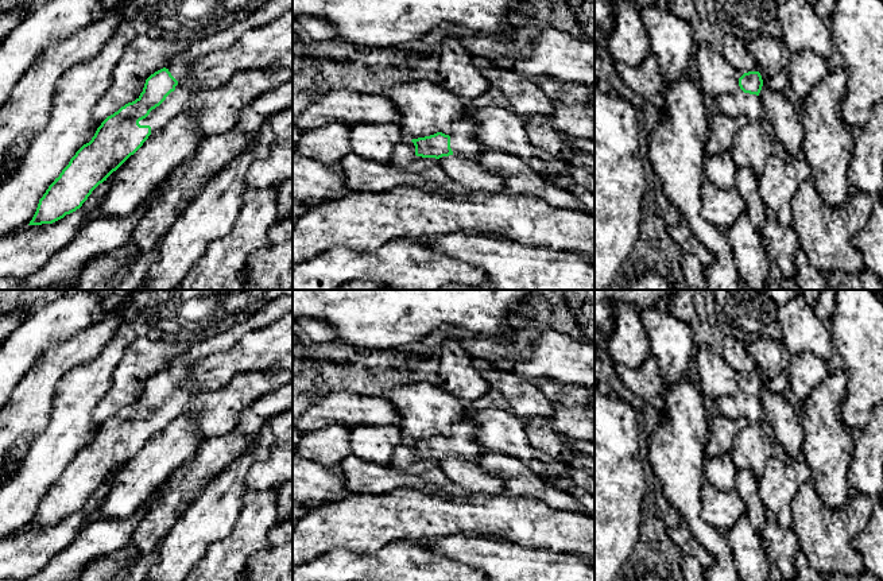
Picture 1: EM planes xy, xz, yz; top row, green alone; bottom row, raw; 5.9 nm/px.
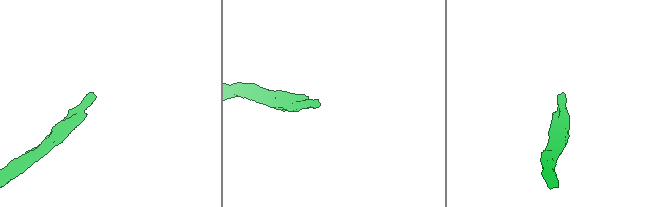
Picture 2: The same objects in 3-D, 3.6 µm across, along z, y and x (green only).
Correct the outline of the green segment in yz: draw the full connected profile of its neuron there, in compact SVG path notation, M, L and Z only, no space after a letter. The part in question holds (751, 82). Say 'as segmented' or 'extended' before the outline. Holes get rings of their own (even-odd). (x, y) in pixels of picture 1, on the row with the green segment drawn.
extended; M759 71L744 73L739 78L740 89L736 93L721 94L716 100L716 111L733 117L745 116L750 121L764 117L759 93L763 80Z

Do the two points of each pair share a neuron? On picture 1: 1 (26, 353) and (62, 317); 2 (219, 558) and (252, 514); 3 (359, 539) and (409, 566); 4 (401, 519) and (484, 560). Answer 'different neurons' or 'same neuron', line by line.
1: same neuron
2: same neuron
3: different neurons
4: different neurons

